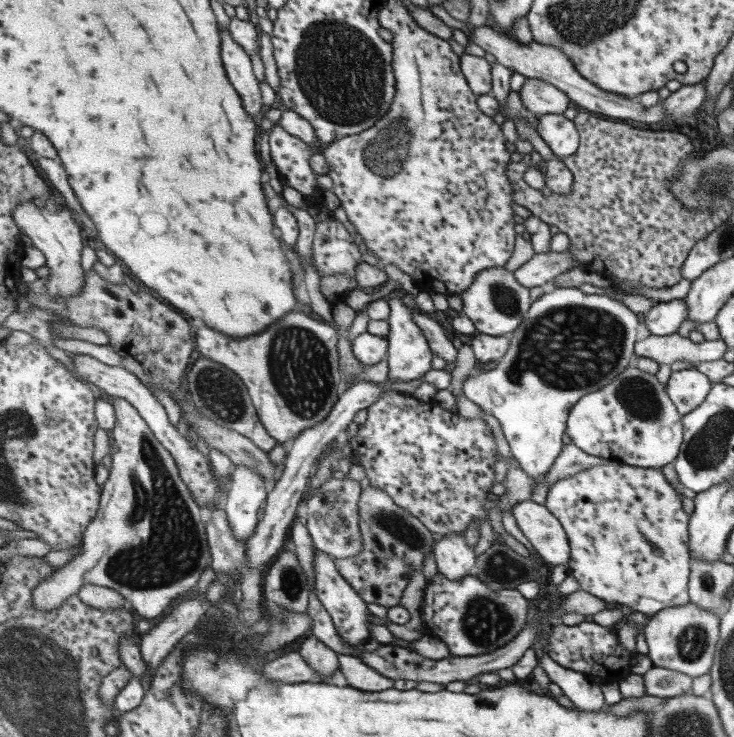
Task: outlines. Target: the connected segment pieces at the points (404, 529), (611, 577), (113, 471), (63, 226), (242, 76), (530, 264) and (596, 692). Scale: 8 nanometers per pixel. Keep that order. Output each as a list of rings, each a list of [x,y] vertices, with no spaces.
[[[369,485],[359,499],[363,549],[357,556],[334,557],[337,568],[367,603],[378,604],[387,610],[400,606],[409,580],[417,570],[423,570],[429,554],[434,556],[437,534],[429,530],[424,521],[398,505],[385,489]]]
[[[611,462],[583,470],[570,478],[559,480],[549,490],[545,506],[562,522],[571,543],[571,560],[569,560],[570,574],[572,574],[583,591],[603,599],[612,607],[625,605],[645,616],[655,616],[665,608],[684,606],[690,602],[690,579],[692,574],[692,547],[689,534],[690,514],[684,509],[684,496],[677,490],[677,485],[668,479],[661,469],[640,468]]]
[[[115,397],[112,406],[116,412],[116,425],[112,429],[117,452],[111,455],[108,476],[101,485],[99,512],[83,532],[81,554],[33,590],[33,602],[38,610],[51,612],[61,607],[85,584],[112,588],[129,600],[129,605],[146,619],[157,618],[165,613],[173,600],[193,586],[197,586],[203,570],[210,566],[211,552],[207,544],[205,512],[197,504],[191,490],[180,476],[180,468],[169,449],[155,436],[148,421],[137,407],[123,398]]]
[[[34,203],[19,204],[16,208],[15,217],[20,224],[21,231],[31,238],[32,246],[37,247],[47,257],[46,266],[50,269],[51,279],[47,281],[49,296],[53,300],[57,298],[71,298],[81,294],[85,286],[87,272],[81,266],[81,252],[85,248],[81,227],[71,216],[70,208],[58,208],[56,205],[42,205],[40,208]]]
[[[221,27],[221,38],[224,41],[225,68],[229,74],[229,80],[233,80],[233,86],[240,92],[245,108],[253,117],[260,119],[265,109],[259,79],[254,73],[251,55],[233,39],[230,29]]]
[[[551,251],[545,254],[534,254],[515,271],[515,278],[521,286],[535,288],[551,282],[555,276],[573,267],[579,268],[579,264],[575,262],[571,252]]]
[[[546,652],[541,654],[539,666],[549,681],[556,684],[562,694],[579,710],[599,711],[606,706],[606,698],[599,685],[588,675],[577,670],[563,668],[551,659]]]

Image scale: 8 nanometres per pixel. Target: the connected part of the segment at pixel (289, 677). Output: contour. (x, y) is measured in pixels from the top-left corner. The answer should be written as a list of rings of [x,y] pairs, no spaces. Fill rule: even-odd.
[[[291,652],[264,665],[265,676],[283,684],[301,684],[323,677],[304,660],[300,652]]]

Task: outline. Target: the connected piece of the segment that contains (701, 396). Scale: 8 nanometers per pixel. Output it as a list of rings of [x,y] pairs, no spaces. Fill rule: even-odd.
[[[696,368],[672,373],[667,384],[669,397],[683,417],[704,404],[713,386],[709,376]]]

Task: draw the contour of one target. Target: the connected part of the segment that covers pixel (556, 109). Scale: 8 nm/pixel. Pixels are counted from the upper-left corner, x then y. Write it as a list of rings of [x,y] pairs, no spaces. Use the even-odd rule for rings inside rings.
[[[526,79],[518,92],[521,92],[525,106],[539,116],[549,113],[563,114],[571,106],[568,94],[541,79]]]

